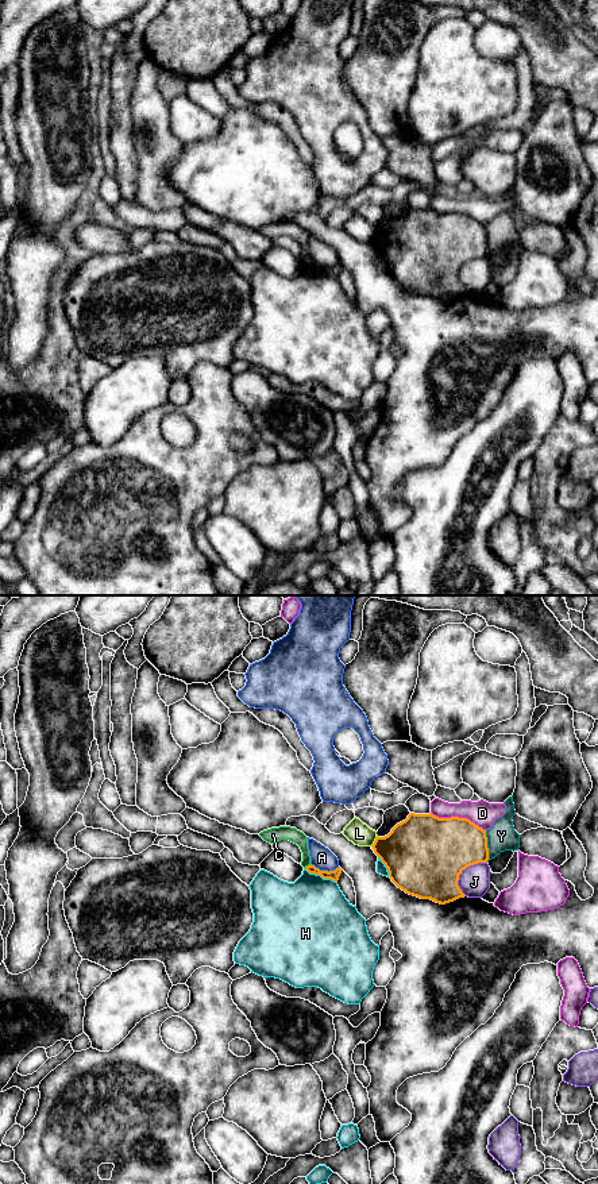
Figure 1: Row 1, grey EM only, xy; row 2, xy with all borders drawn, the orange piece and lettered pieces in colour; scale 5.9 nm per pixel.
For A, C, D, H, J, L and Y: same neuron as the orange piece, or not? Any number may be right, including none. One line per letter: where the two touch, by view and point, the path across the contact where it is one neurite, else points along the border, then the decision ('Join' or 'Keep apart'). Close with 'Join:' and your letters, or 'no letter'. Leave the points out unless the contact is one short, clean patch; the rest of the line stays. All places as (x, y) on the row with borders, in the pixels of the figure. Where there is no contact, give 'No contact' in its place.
A: Touches orange at xy (325, 871). Keep apart
C: Touches orange at xy (308, 866). Boundary: xy (311, 864), (304, 867). Keep apart
D: Touches orange at xy (458, 817). Keep apart
H: Touches orange at xy (320, 875). Keep apart
J: Touches orange at xy (462, 870). Keep apart
L: Touches orange at xy (374, 841). Keep apart
Y: Touches orange at xy (486, 847). Keep apart
Join: no letter

